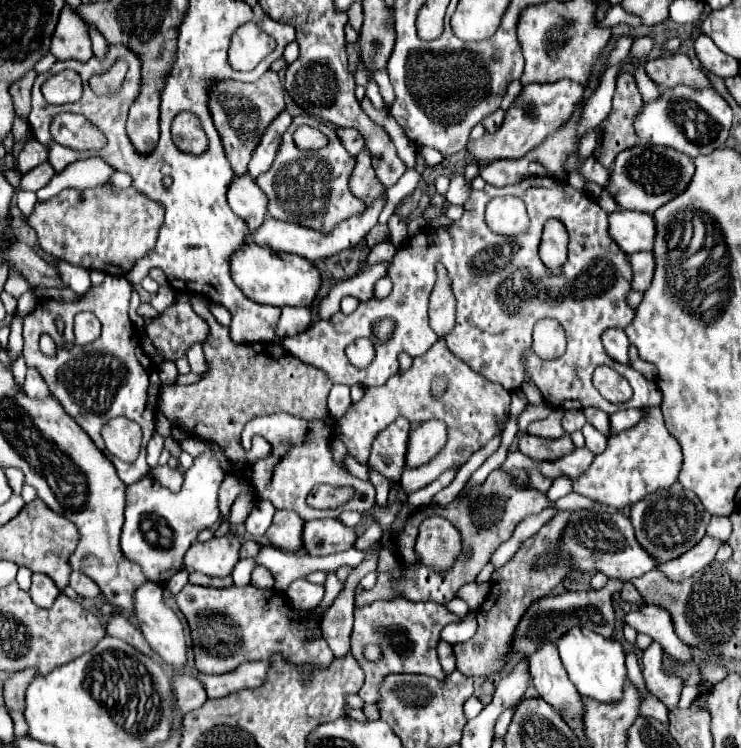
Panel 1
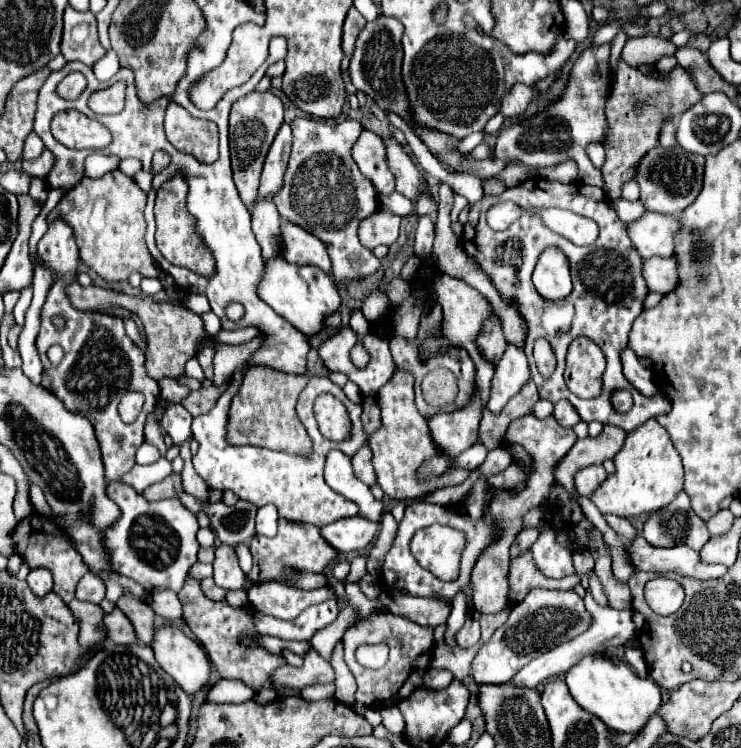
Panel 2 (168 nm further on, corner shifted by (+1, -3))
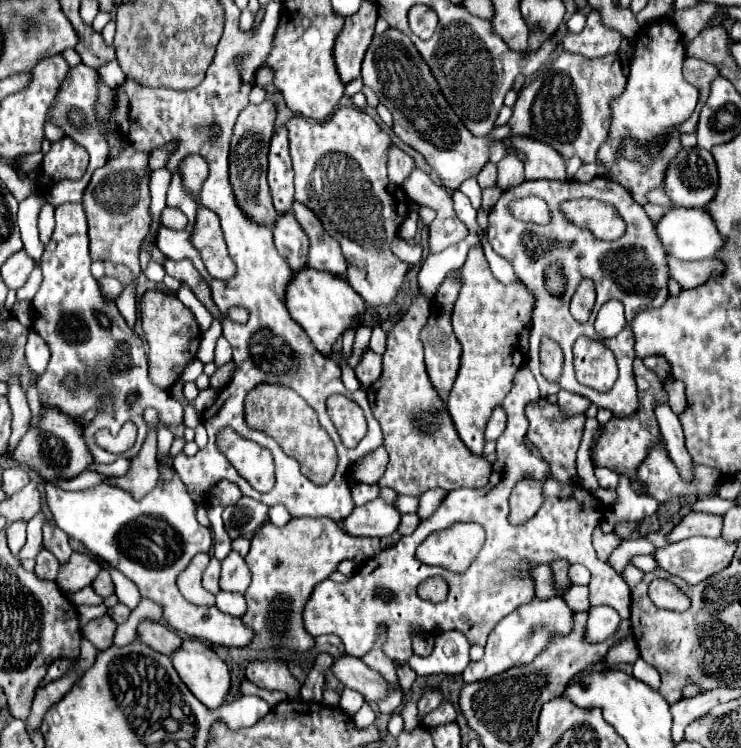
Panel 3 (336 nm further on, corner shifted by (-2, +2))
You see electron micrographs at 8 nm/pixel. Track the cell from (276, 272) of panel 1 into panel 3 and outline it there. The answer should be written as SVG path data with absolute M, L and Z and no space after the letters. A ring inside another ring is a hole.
M304 269L300 273L294 273L290 285L286 287L286 307L296 323L308 333L312 343L322 351L330 353L332 345L348 331L358 329L364 321L366 305L364 299L346 283L344 277L336 277L332 273L316 271L316 269Z

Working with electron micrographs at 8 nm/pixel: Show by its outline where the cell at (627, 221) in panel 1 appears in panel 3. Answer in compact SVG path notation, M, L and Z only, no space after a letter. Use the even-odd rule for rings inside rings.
M676 207L670 209L660 223L656 223L656 231L666 247L666 253L682 259L682 261L696 261L696 259L712 259L724 247L724 237L716 231L714 219L708 215L706 209L684 209Z

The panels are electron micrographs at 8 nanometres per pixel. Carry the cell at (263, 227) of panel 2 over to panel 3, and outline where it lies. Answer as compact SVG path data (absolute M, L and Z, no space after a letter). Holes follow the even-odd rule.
M280 215L272 227L274 231L274 243L278 253L288 261L294 273L306 269L308 259L308 237L304 235L300 223L296 223L294 215Z

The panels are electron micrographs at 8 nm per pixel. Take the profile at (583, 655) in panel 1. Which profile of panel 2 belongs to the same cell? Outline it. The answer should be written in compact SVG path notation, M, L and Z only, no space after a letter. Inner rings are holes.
M605 654L583 656L583 660L569 668L567 686L583 710L599 716L607 728L617 732L641 732L649 716L661 706L661 690L651 678L639 678L621 658L609 658Z

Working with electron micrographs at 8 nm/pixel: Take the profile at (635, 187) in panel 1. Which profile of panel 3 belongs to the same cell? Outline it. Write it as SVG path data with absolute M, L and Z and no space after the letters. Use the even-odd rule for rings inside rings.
M700 147L682 149L666 171L664 191L678 207L704 207L714 199L718 171L712 153Z

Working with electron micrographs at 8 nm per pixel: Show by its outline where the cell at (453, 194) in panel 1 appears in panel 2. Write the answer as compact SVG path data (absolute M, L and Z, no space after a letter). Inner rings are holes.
M453 192L453 208L450 215L452 222L458 220L458 215L468 204L469 202L467 202L467 198L465 198L465 196L461 196L461 194Z

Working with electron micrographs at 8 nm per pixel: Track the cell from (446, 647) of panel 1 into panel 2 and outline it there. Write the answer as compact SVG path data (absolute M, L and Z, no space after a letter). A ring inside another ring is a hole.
M429 668L425 678L423 678L423 686L431 688L431 690L439 690L439 688L449 686L451 680L453 680L453 674L449 674L445 670L439 670L439 668Z

